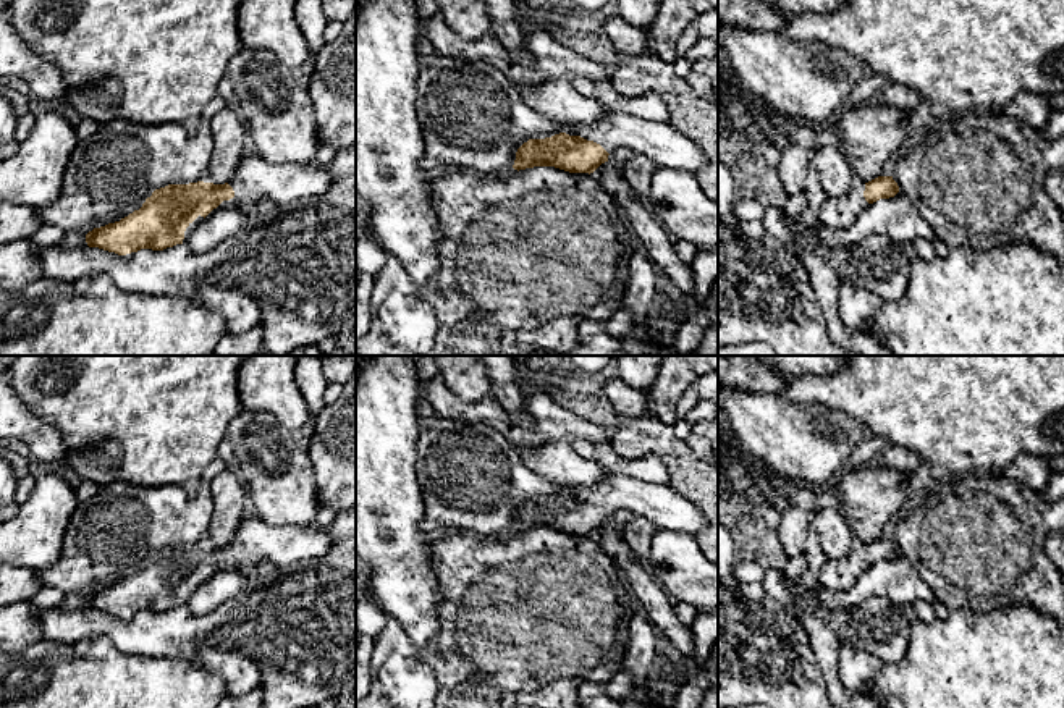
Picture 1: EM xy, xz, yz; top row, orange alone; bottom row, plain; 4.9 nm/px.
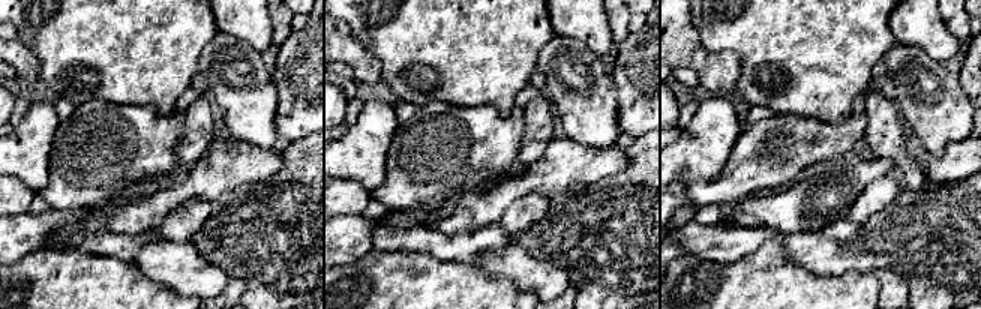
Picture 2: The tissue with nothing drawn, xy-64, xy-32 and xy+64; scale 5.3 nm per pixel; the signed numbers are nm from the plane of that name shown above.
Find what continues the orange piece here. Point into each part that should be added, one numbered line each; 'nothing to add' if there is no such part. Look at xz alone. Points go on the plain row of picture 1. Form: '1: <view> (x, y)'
1: xz (657, 503)

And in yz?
1: yz (840, 574)

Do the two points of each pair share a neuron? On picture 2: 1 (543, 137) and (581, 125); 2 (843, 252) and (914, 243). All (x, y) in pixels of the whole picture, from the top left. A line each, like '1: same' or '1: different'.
1: different
2: same

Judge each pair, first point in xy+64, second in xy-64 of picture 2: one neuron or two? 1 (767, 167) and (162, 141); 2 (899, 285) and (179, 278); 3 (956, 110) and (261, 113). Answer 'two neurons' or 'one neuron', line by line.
1: one neuron
2: one neuron
3: one neuron

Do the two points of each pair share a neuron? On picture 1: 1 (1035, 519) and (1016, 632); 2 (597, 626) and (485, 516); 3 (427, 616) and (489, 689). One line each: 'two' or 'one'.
1: two
2: two
3: two

